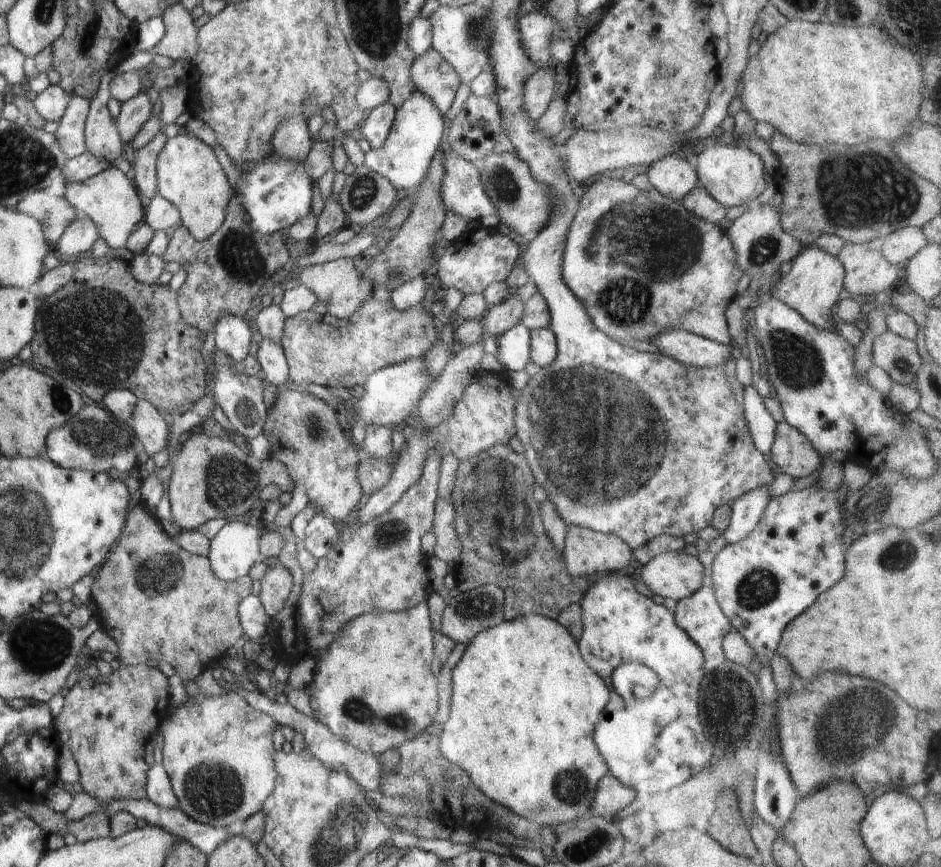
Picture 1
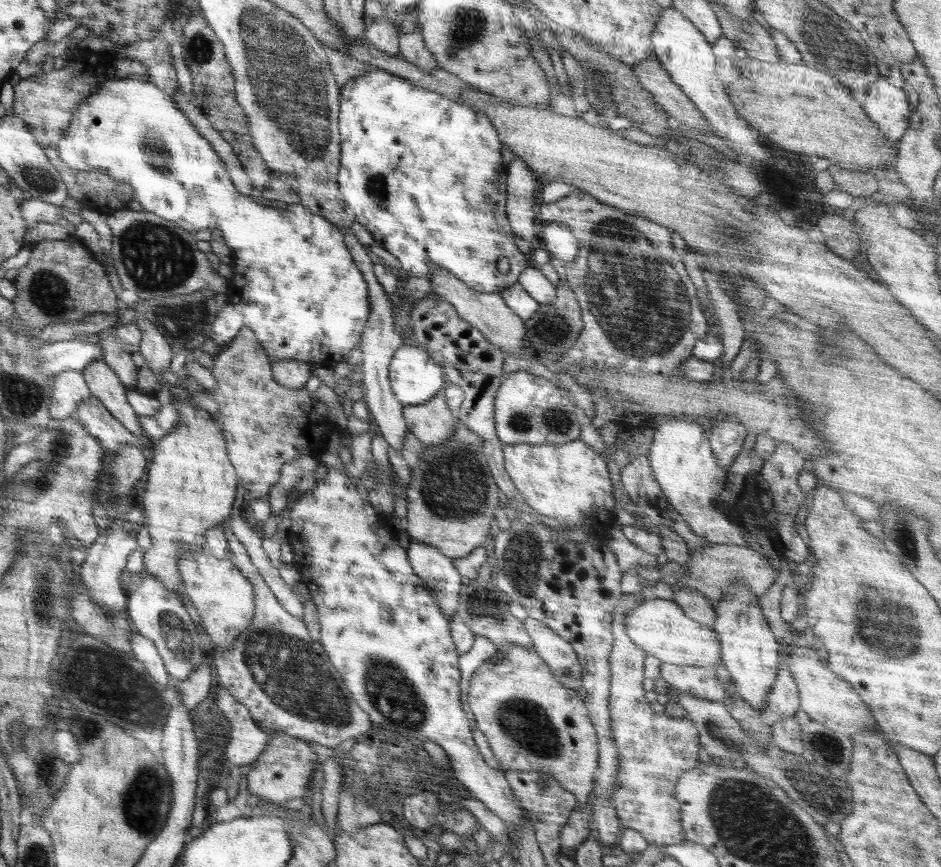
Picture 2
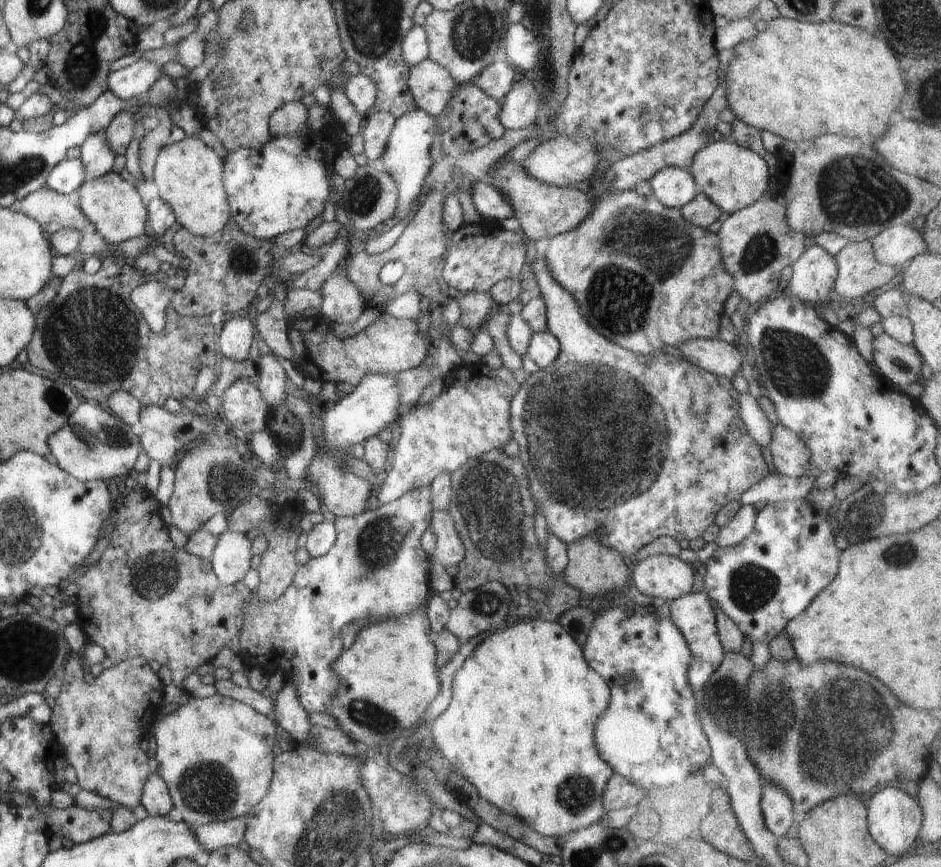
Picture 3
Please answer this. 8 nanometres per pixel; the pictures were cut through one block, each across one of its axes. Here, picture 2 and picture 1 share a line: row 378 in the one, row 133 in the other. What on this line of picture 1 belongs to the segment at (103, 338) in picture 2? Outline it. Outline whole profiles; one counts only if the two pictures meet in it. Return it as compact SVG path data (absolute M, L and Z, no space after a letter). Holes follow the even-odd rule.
M144 90L123 102L121 112L115 118L122 144L129 149L138 131L151 117L153 103Z

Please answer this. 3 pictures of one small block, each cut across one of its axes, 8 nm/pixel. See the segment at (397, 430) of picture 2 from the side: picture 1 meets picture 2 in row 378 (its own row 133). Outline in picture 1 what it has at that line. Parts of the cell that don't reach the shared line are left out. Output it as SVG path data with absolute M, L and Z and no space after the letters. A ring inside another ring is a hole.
M386 102L366 113L361 130L372 149L380 148L384 144L392 128L396 111L392 103Z

